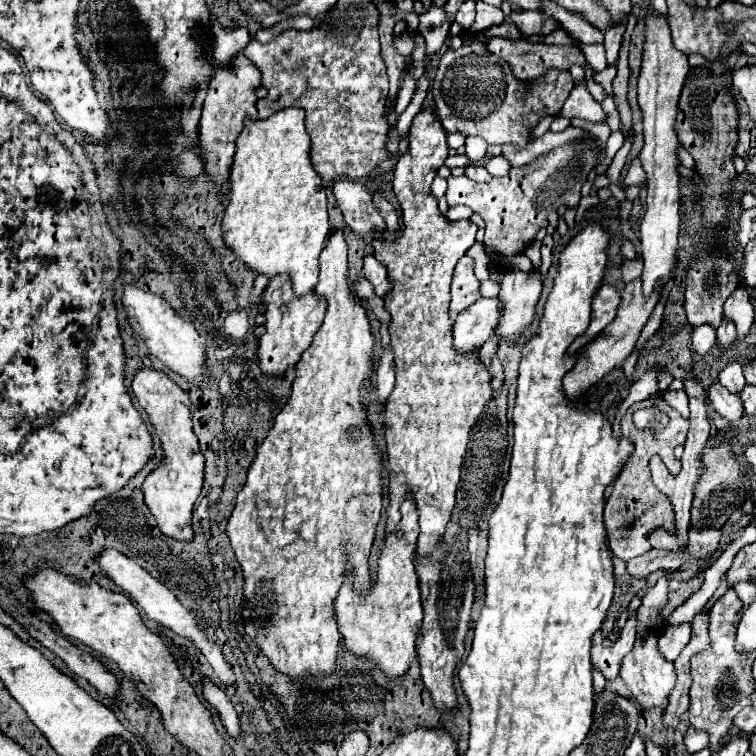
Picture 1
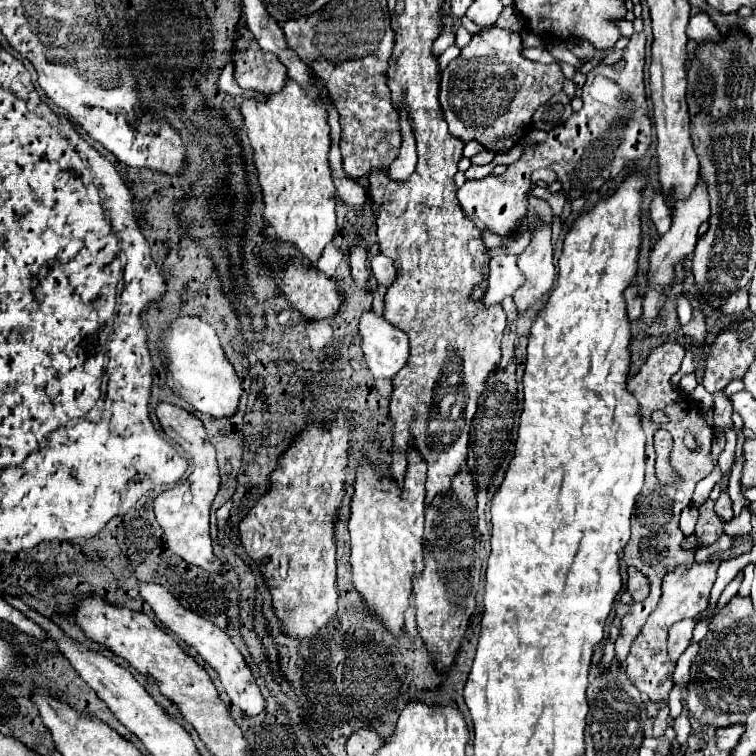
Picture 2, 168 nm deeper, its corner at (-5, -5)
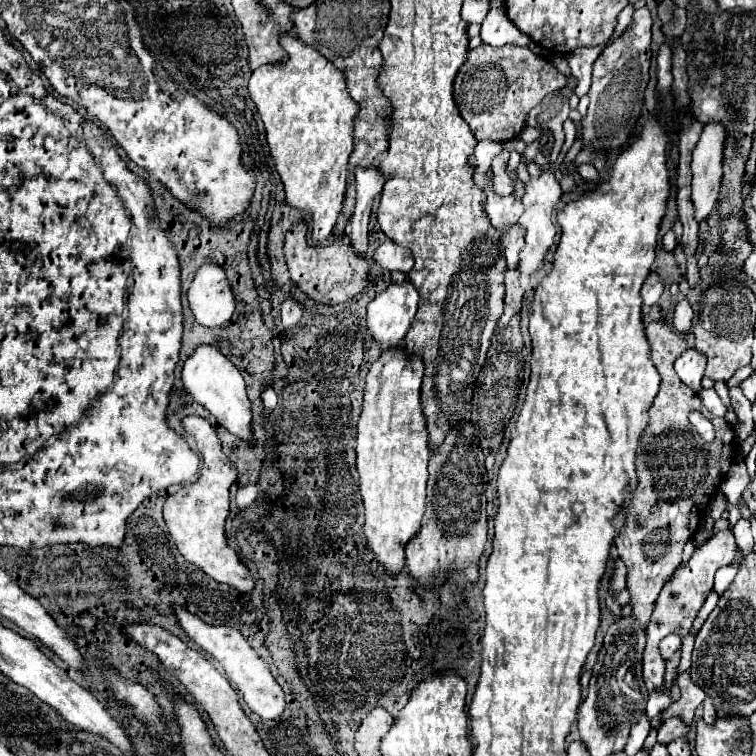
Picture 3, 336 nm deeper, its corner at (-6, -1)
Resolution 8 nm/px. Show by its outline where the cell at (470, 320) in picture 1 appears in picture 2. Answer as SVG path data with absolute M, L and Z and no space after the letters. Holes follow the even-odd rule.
M495 256L489 260L489 282L485 292L485 306L503 302L503 298L513 296L521 286L521 270L517 270L517 256Z

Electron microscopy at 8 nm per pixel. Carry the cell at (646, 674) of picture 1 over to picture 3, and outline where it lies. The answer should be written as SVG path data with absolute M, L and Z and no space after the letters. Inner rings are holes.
M720 530L716 532L704 546L696 548L696 552L692 554L692 558L686 564L680 564L672 578L666 582L666 586L662 588L656 604L654 604L654 612L650 616L650 622L646 626L646 648L644 648L644 658L642 658L642 672L644 672L644 682L650 684L652 688L660 690L662 682L664 682L664 670L666 670L666 662L662 658L662 654L658 652L658 644L664 636L672 634L672 632L688 632L692 628L692 622L698 614L698 610L704 606L706 596L712 590L714 584L714 574L720 566L730 564L736 558L736 542L730 530Z

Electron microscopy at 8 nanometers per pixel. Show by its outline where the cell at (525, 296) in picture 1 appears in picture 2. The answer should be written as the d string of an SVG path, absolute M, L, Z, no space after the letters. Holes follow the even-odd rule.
M535 218L535 228L529 246L519 254L519 268L525 274L525 282L513 294L519 314L525 312L539 296L551 290L555 278L551 226Z

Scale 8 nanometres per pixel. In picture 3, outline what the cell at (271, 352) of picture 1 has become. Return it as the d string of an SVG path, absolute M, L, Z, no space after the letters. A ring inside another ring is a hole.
M296 224L288 230L286 244L284 244L284 256L286 256L286 266L290 272L290 278L316 304L334 306L334 304L346 302L348 298L356 296L369 284L369 265L365 258L358 258L358 254L354 254L354 250L350 250L350 246L344 240L334 242L330 246L308 244L304 224Z

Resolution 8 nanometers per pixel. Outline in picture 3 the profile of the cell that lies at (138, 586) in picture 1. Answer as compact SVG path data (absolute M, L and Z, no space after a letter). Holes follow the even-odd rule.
M174 606L174 616L180 624L180 628L188 634L190 640L194 640L204 652L208 652L228 674L230 682L236 686L236 690L242 694L246 706L256 712L260 718L264 720L274 720L278 718L284 708L286 708L286 700L284 700L284 692L278 686L278 682L274 680L274 676L270 674L268 664L250 648L250 644L246 642L246 638L230 626L212 626L206 624L202 618L198 618L196 614L188 612L182 606Z

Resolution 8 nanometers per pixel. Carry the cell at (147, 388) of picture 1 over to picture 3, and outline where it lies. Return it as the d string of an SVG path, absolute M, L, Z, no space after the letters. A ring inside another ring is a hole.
M184 416L182 426L196 440L196 446L202 454L202 472L194 484L166 498L164 522L182 556L192 556L192 564L202 568L216 582L228 584L240 592L248 592L254 588L254 578L250 576L248 568L240 562L238 554L226 544L226 536L224 536L224 522L230 510L228 494L230 494L230 486L236 482L238 476L236 468L222 452L216 430L208 424L208 420L200 416Z

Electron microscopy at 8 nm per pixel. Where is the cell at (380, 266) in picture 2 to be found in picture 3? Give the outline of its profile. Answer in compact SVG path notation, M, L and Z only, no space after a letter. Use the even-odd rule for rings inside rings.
M386 240L374 250L374 262L388 272L410 272L414 266L414 258L406 248L396 246L394 242Z

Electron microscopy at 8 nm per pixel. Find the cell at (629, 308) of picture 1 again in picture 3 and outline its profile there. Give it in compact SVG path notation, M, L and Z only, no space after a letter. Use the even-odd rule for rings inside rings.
M706 124L692 152L692 206L696 222L708 218L718 200L722 178L722 126Z

